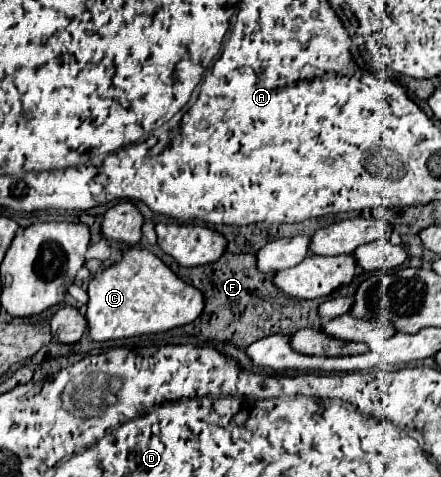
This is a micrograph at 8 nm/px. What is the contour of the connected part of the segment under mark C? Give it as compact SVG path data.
M129 247L123 251L121 261L91 279L87 321L93 341L111 341L187 325L201 315L203 305L203 293L181 281L159 257L147 249Z

